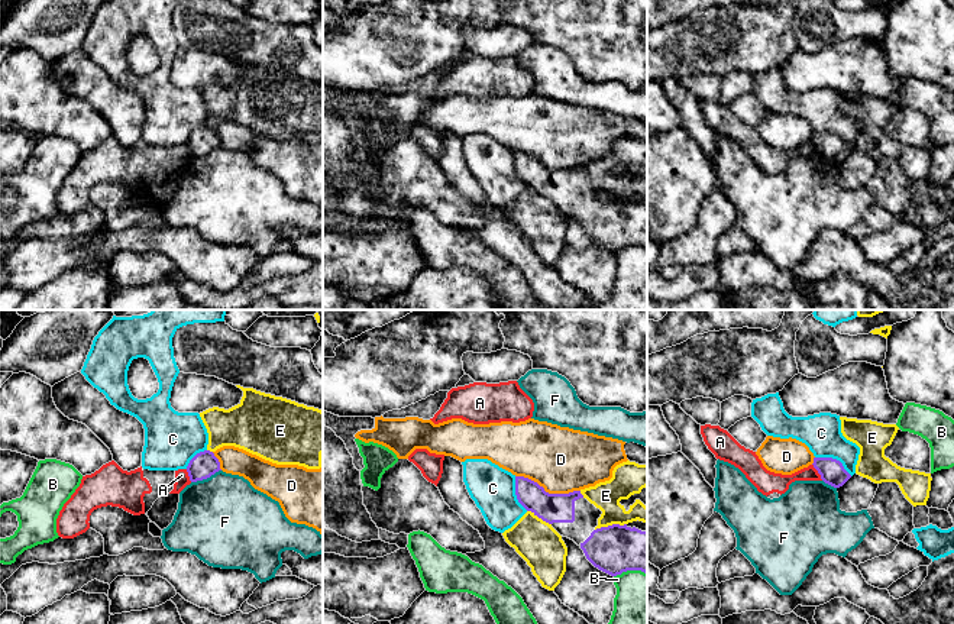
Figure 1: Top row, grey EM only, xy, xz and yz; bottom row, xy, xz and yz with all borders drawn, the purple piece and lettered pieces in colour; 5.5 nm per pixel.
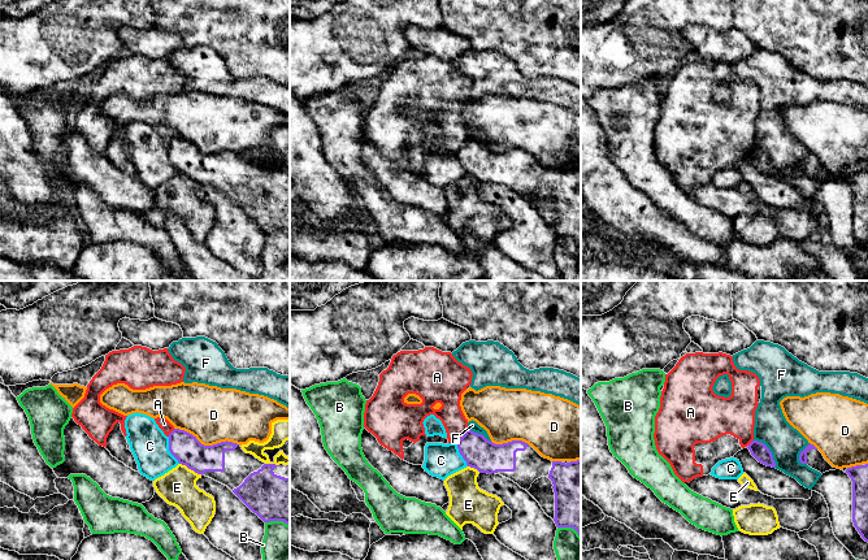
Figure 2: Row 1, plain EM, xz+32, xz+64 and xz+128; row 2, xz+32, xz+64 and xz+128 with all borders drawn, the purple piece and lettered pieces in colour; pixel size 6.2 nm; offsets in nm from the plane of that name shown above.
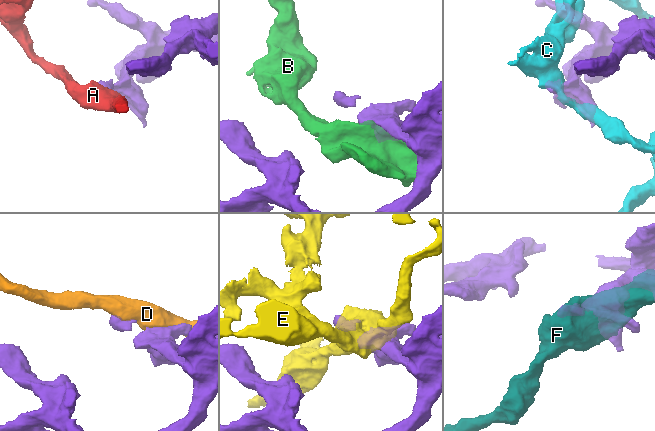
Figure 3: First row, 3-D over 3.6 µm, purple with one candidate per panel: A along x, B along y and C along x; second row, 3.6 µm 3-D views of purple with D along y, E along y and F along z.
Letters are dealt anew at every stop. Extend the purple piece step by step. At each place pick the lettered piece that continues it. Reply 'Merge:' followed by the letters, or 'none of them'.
Merge: none of them

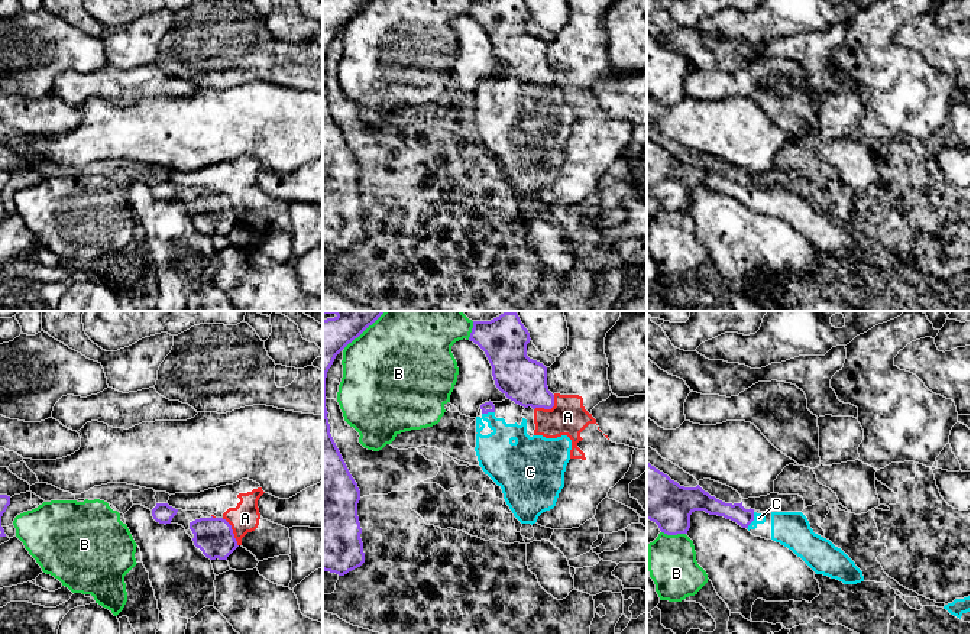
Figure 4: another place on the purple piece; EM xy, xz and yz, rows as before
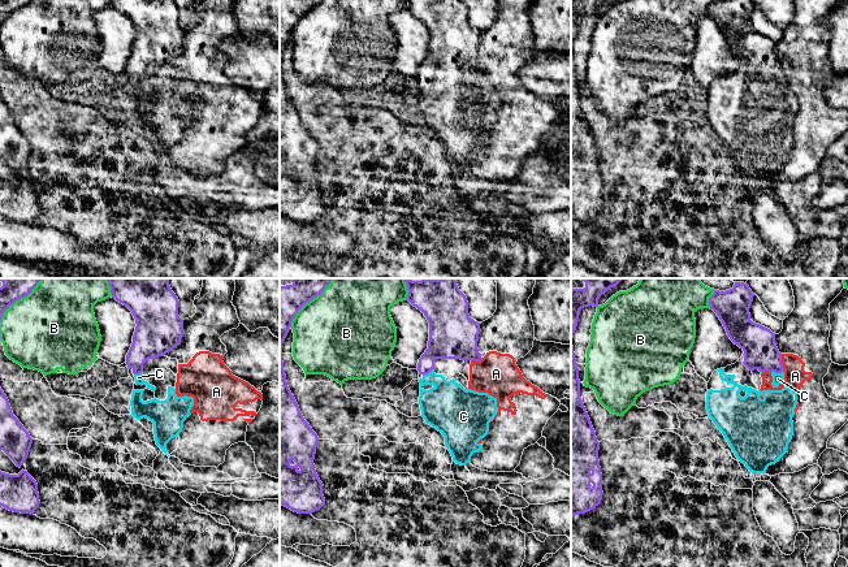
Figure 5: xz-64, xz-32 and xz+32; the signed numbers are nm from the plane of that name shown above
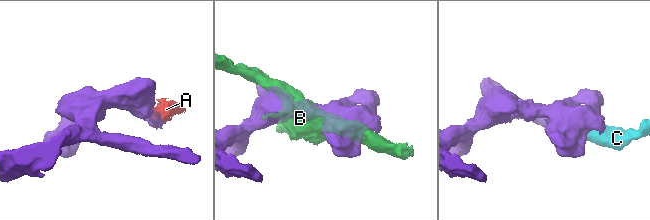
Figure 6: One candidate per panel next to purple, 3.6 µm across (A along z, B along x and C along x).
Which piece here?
Merge: C

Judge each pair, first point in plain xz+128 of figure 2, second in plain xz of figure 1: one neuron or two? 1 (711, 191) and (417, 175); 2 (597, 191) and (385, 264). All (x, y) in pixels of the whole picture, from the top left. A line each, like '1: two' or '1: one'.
1: one
2: two

